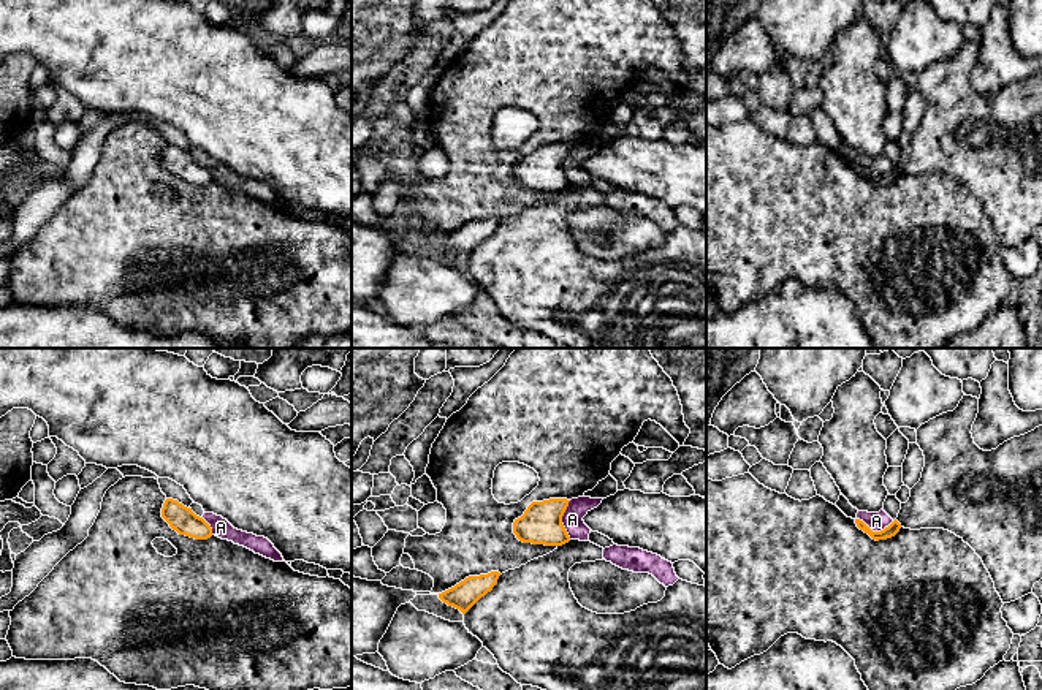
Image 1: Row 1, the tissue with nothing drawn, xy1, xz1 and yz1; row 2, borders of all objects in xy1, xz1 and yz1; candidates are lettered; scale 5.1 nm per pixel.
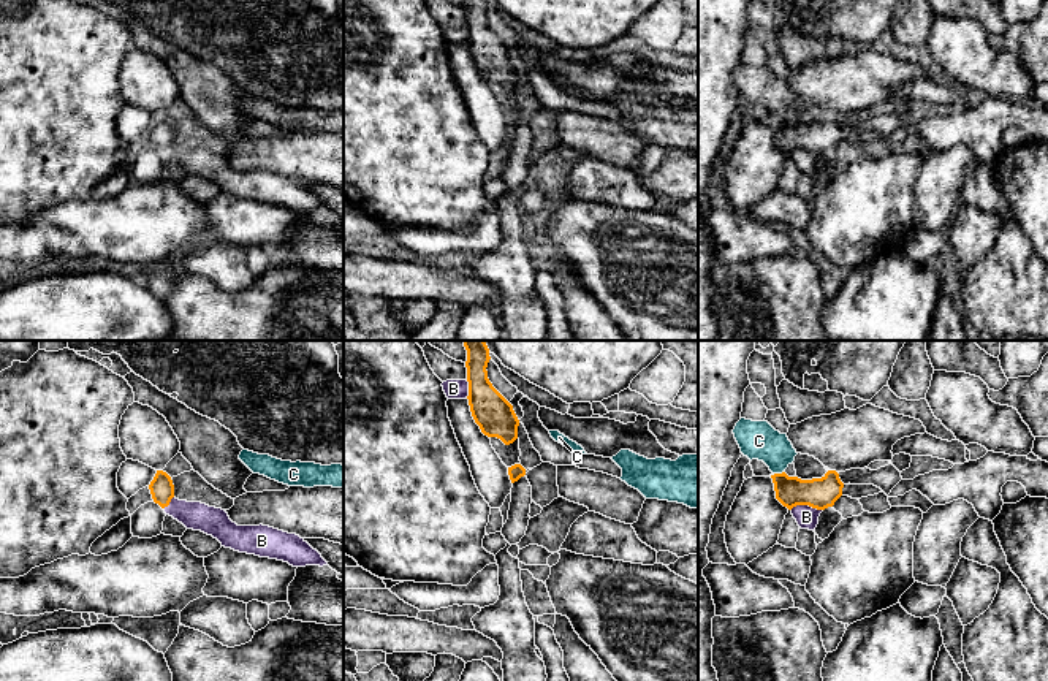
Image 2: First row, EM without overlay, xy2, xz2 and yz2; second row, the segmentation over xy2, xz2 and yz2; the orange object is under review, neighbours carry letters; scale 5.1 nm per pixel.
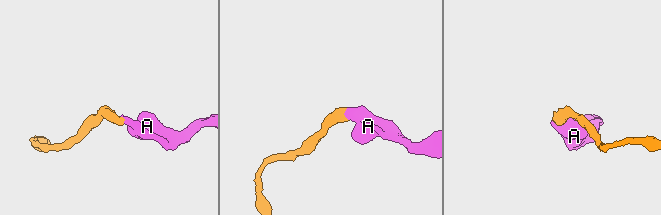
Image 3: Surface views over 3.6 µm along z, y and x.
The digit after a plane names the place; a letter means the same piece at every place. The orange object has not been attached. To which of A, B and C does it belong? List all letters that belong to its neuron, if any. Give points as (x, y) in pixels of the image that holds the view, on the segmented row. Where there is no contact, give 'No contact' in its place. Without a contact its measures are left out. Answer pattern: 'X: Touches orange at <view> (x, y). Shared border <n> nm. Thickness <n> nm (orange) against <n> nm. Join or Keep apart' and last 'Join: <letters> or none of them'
A: Touches orange at xz1 (561, 519). Shared border 200 nm. Thickness 200 nm (orange) against 110 nm. Keep apart
B: Touches orange at yz2 (806, 504). Shared border 170 nm. Thickness 160 nm (orange) against 120 nm. Keep apart
C: Touches orange at yz2 (779, 474). Shared border 60 nm. Thickness 160 nm (orange) against 190 nm. Keep apart
Join: none of them

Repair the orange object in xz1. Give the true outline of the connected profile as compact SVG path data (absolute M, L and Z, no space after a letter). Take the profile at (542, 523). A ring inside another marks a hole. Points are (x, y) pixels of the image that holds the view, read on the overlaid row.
M567 499L532 502L524 514L513 522L513 533L523 543L562 546L570 536L562 524L569 506Z

